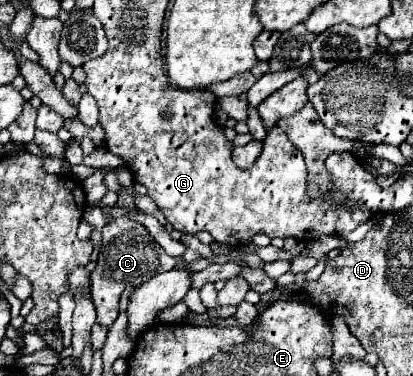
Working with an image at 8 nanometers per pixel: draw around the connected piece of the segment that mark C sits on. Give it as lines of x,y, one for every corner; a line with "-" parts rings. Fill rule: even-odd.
128,218
112,220
110,224
106,224
102,228
100,256
98,256
94,272
90,274
90,294
92,294
92,302
96,306
96,316
98,316
96,322
110,326
116,320
118,300
126,286
146,282
148,278
152,278
160,272
172,270
176,264
191,263
200,257
204,256
187,248
182,258
168,258
168,254
164,254
164,250
160,250
160,246
156,246
156,242
152,242
152,236
148,234
148,230
144,230
142,224
128,220

